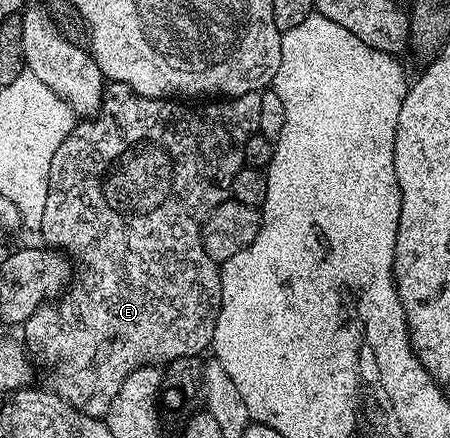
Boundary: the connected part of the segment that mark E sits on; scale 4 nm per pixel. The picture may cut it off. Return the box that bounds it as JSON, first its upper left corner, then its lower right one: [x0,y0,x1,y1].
[22,81,262,418]

